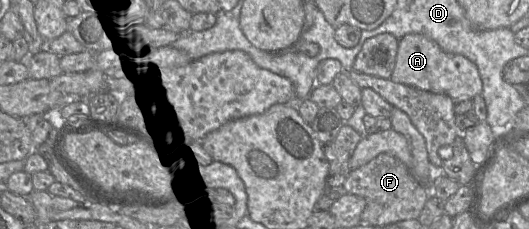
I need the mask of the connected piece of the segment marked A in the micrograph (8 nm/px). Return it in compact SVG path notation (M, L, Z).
M407 34L399 40L395 67L390 79L395 83L447 95L454 101L473 99L482 94L483 90L479 71L472 61L463 55L443 51L434 40L422 34Z

